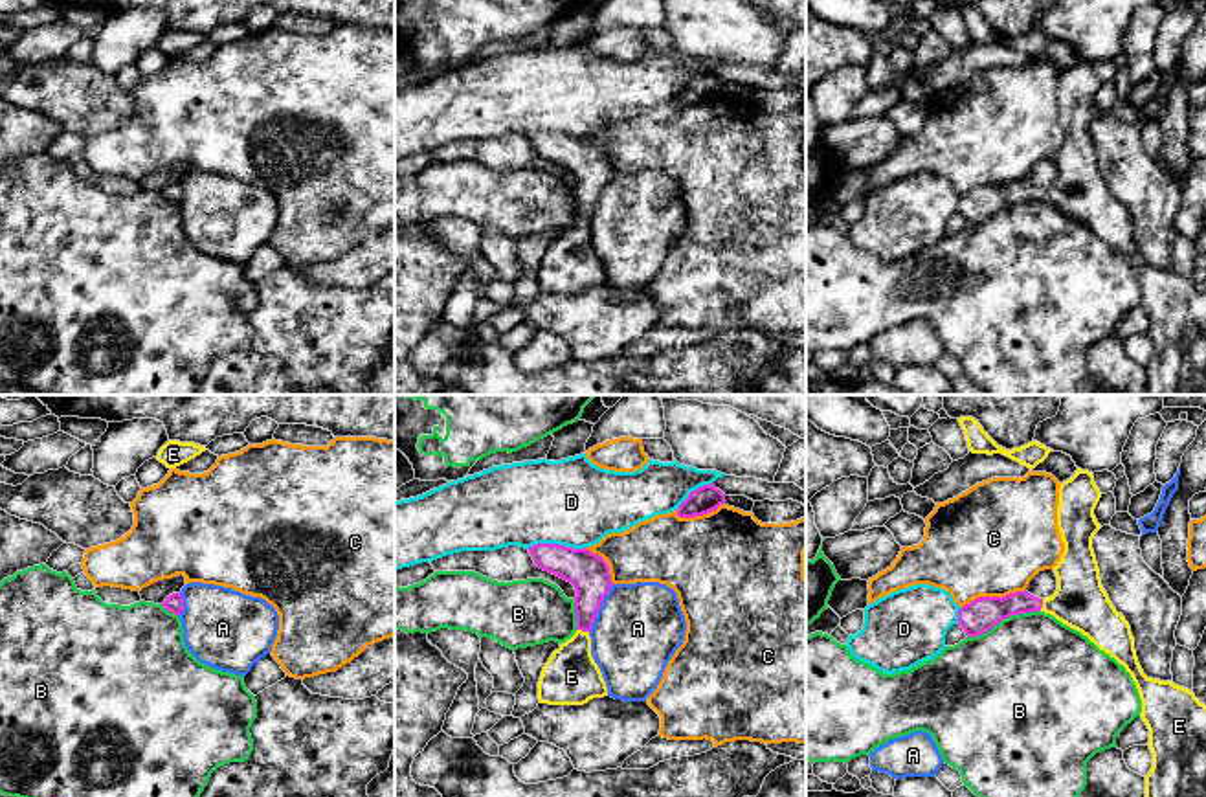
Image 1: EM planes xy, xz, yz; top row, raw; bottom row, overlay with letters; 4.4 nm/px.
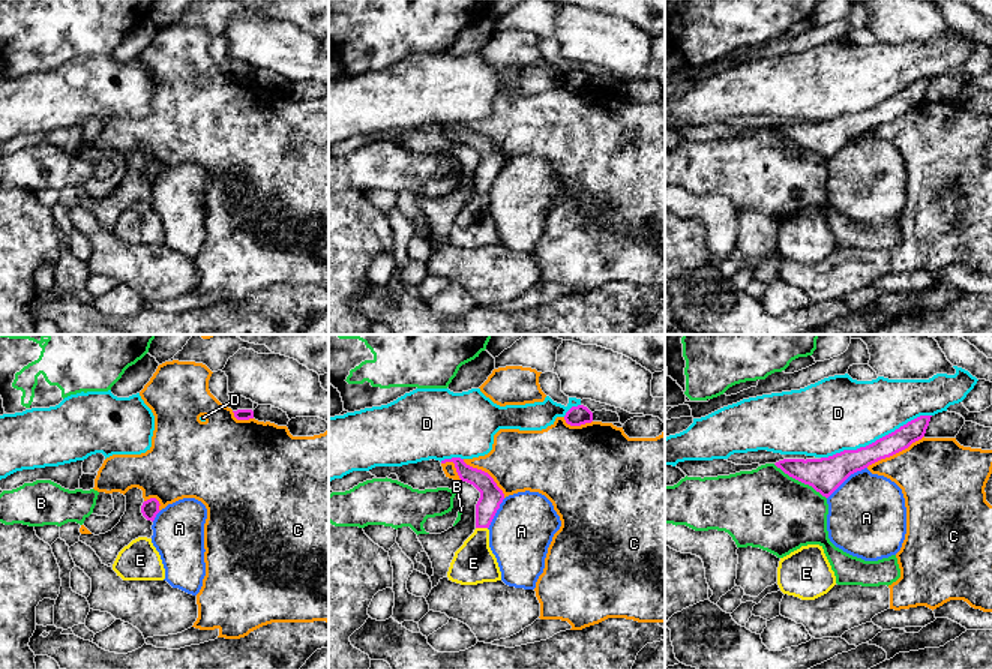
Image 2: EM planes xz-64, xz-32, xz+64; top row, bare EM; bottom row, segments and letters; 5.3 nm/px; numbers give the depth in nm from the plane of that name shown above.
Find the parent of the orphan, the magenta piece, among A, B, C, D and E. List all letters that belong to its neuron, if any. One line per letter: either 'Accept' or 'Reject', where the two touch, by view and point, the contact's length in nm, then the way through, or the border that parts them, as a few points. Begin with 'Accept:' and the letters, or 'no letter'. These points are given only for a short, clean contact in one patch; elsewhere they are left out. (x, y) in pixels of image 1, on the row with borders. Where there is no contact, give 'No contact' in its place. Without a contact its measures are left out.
Accept: E
A: Reject. Touches magenta at xz (599, 606). Shared border 240 nm
B: Reject. Touches magenta at yz (1003, 617). Shared border 340 nm. Boundary: yz (1039, 610), (1012, 614), (984, 632), (968, 638)
C: Reject. Touches magenta at xz (700, 515). Shared border 220 nm
D: Reject. Touches magenta at xz (555, 544). Shared border 260 nm
E: Accept. Touches magenta at xz (582, 630). Shared border 60 nm

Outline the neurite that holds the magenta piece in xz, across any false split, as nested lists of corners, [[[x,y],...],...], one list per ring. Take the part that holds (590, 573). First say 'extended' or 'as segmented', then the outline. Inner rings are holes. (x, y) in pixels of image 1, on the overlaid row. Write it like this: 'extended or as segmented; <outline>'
extended; [[[536,544],[529,547],[534,564],[575,586],[575,612],[576,612],[576,632],[571,639],[560,645],[545,663],[538,681],[538,700],[549,705],[584,705],[593,698],[608,696],[608,687],[602,678],[598,665],[591,656],[591,637],[597,612],[609,593],[613,582],[608,562],[591,553],[589,549],[573,549],[560,544]]]

